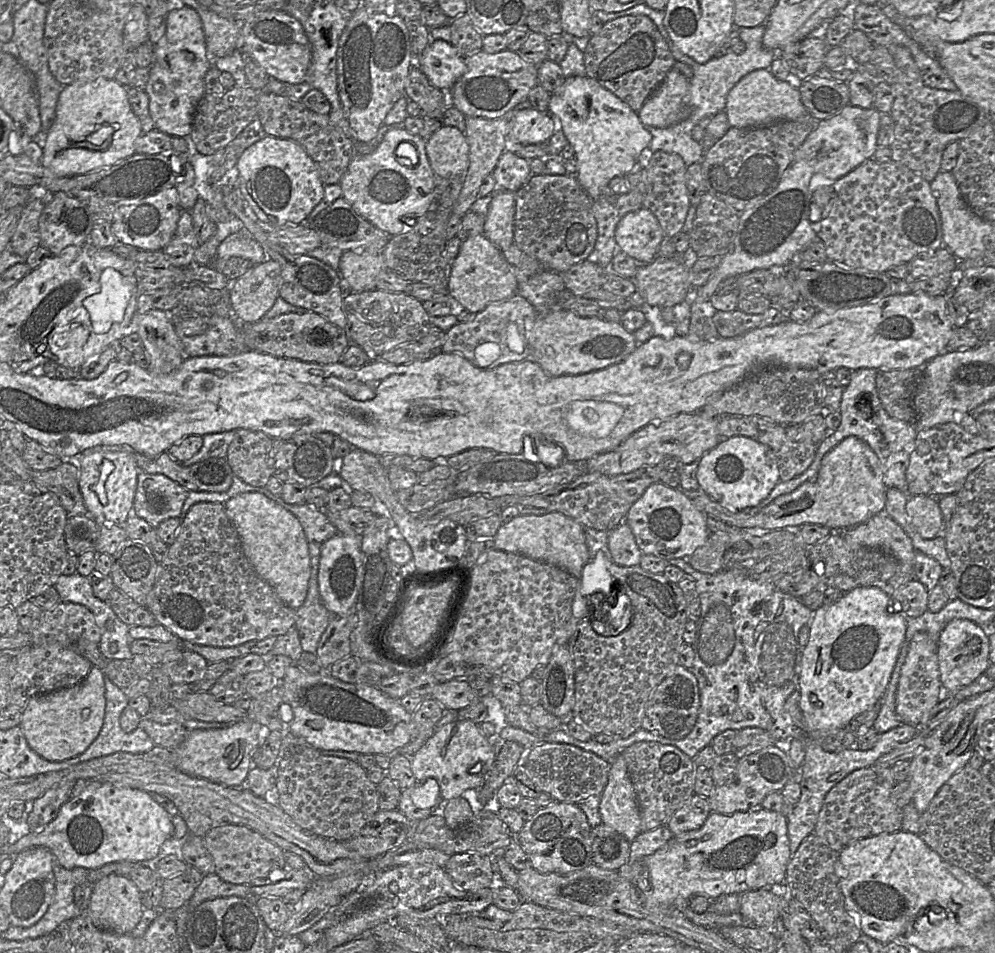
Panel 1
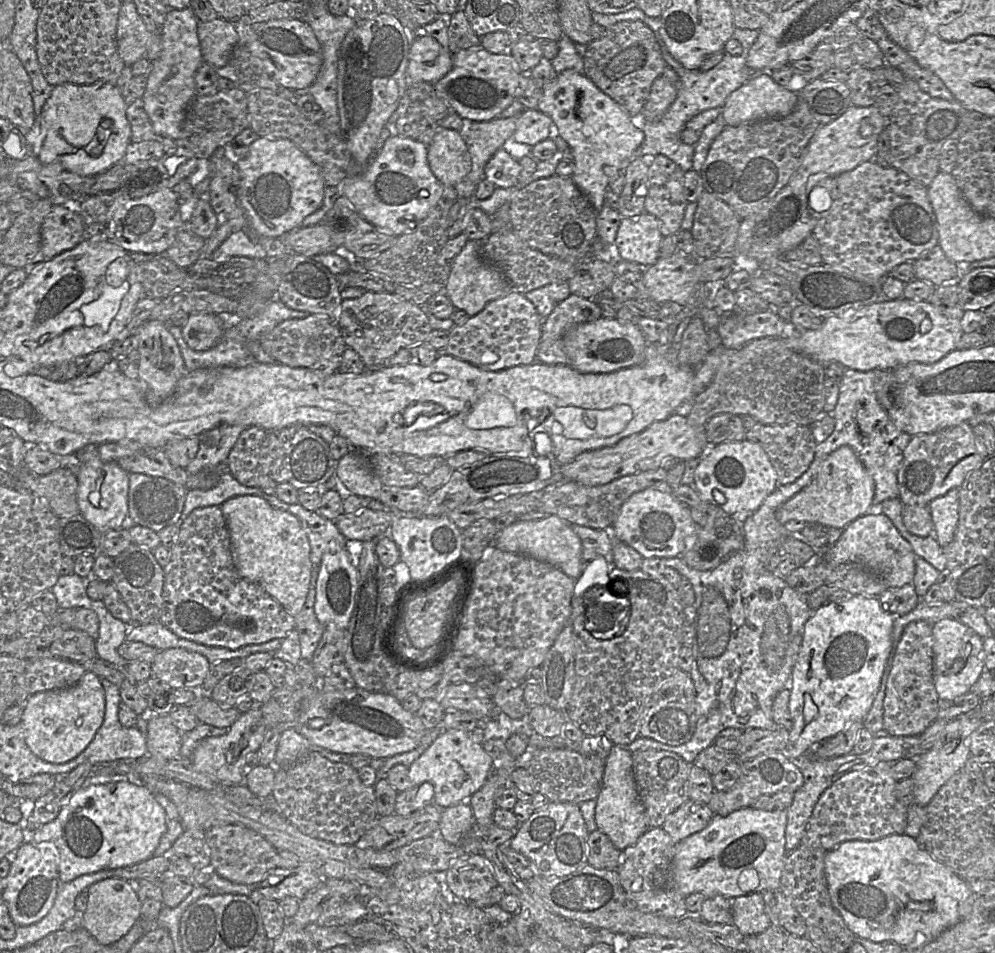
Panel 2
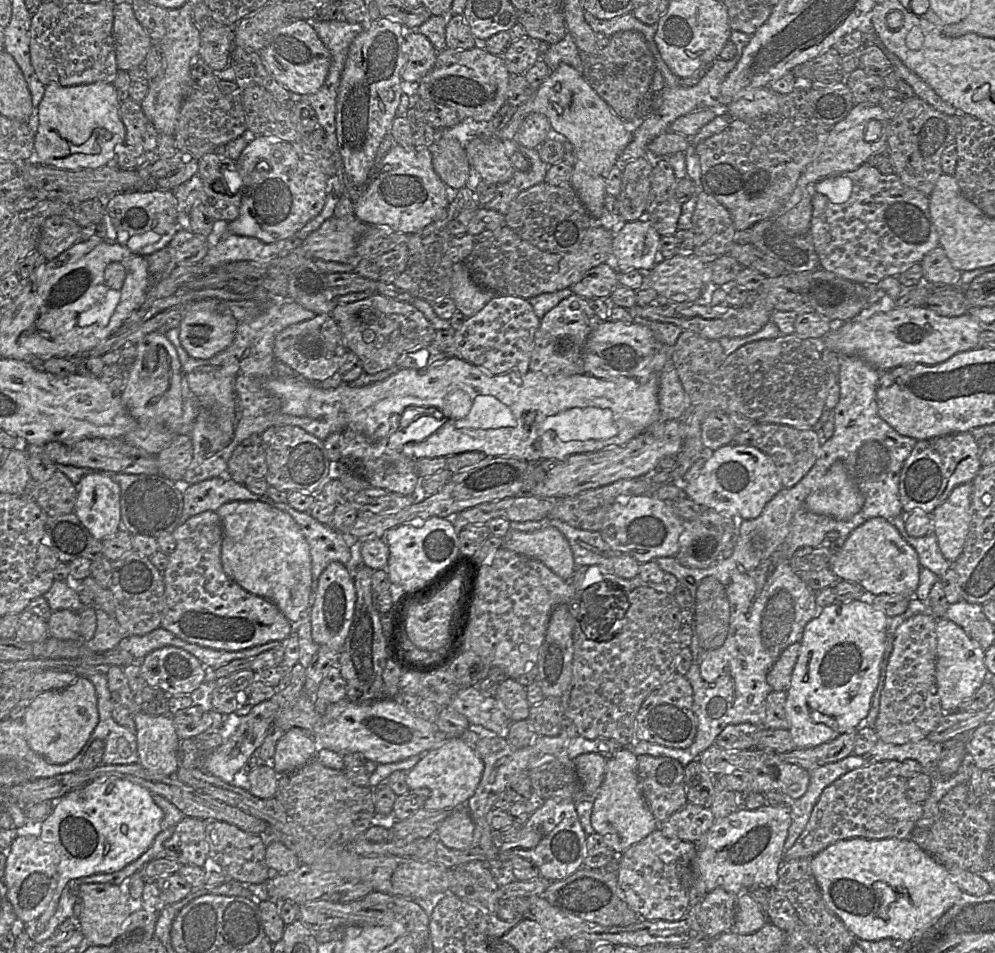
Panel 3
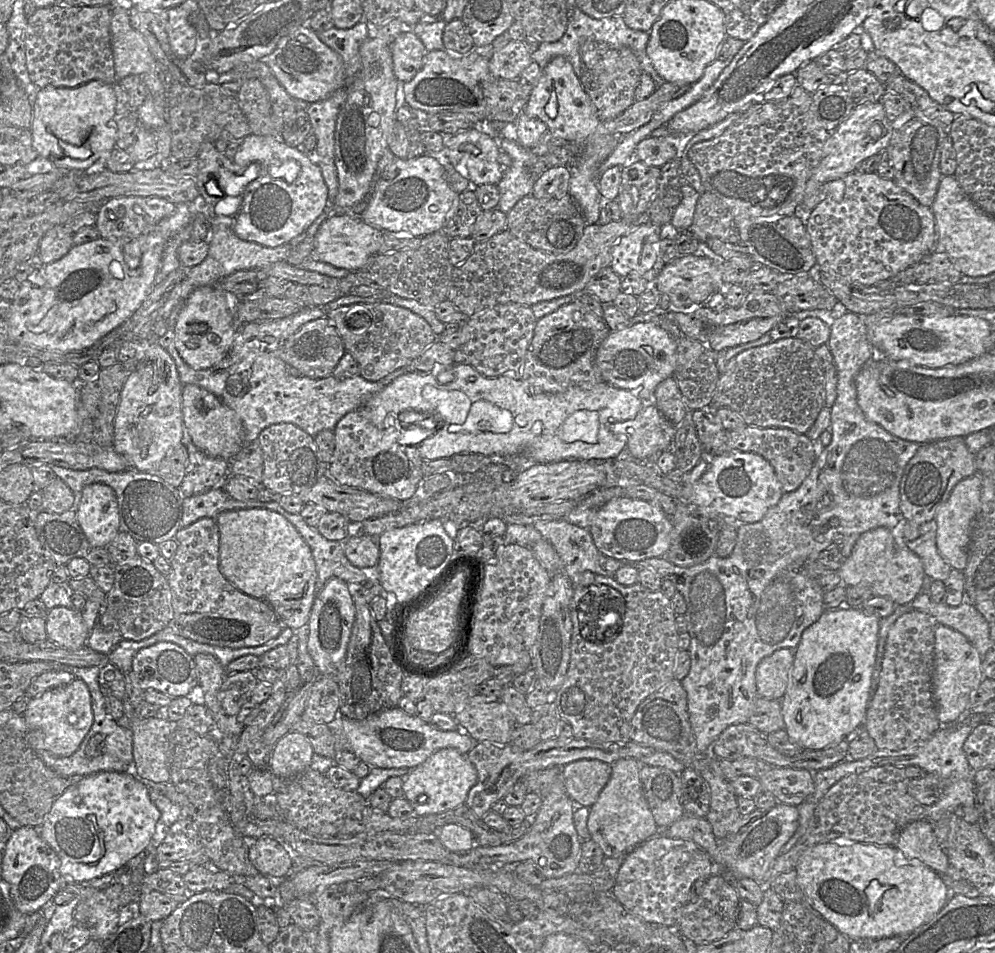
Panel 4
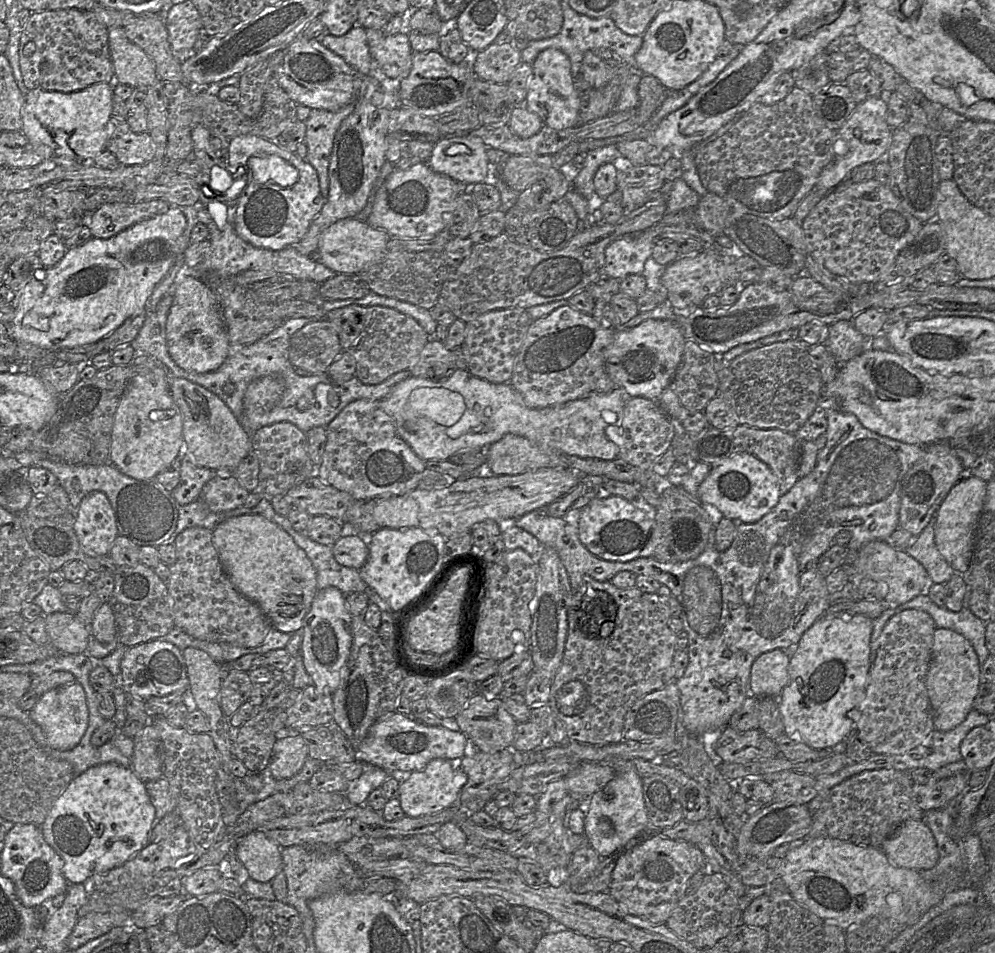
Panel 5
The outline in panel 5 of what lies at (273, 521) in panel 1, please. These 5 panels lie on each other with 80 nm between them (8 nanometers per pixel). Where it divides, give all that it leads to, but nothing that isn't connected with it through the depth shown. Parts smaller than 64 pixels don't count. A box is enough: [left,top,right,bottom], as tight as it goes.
[213,514,317,634]

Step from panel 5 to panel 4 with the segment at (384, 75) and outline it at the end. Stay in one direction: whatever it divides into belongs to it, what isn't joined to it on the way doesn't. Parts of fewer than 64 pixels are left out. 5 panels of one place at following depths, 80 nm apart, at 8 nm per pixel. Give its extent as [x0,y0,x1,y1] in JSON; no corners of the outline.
[392,32,428,82]

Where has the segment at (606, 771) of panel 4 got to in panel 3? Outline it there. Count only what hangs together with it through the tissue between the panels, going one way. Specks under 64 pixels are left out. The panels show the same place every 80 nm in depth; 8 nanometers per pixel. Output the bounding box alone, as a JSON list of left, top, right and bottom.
[574,753,608,798]

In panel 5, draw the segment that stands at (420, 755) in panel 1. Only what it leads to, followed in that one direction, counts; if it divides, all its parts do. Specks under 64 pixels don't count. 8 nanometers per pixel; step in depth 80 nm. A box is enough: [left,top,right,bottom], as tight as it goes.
[398,759,467,817]

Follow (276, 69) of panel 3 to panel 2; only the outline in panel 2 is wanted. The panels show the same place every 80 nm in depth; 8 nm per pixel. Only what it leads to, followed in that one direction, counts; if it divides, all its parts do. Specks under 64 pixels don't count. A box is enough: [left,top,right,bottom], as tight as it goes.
[240,19,322,90]

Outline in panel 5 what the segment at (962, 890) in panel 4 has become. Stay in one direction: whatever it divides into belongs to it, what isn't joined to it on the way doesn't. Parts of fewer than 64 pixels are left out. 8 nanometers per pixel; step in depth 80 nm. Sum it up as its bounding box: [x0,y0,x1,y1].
[880,820,939,870]

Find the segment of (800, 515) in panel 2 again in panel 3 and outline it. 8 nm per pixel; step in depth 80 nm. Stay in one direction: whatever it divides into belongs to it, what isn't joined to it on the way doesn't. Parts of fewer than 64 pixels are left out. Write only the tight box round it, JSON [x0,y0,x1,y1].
[805,461,863,520]

